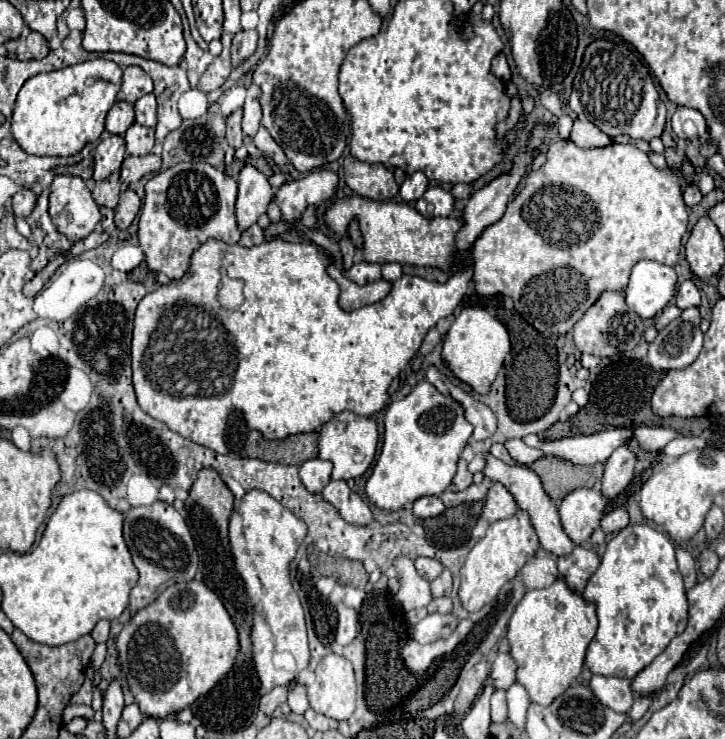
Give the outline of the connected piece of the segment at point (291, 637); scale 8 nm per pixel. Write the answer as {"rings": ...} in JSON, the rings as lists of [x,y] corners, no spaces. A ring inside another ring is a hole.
{"rings":[[[262,490],[244,494],[230,518],[230,546],[234,554],[234,566],[244,580],[246,592],[254,606],[254,666],[266,692],[276,686],[288,688],[296,676],[308,668],[310,662],[304,612],[288,576],[288,564],[304,536],[306,524]]]}

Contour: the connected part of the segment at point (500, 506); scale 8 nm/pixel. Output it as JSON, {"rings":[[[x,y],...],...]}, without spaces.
{"rings":[[[492,482],[482,508],[482,518],[488,522],[496,522],[512,516],[516,510],[518,510],[518,504],[514,502],[512,494],[500,482]]]}

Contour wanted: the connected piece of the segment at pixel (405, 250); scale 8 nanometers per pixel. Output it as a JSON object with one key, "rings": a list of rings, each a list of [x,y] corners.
{"rings":[[[344,196],[330,202],[324,212],[324,222],[330,232],[348,238],[348,228],[352,222],[358,222],[362,234],[362,256],[364,262],[370,264],[386,264],[386,262],[400,262],[400,264],[414,264],[414,266],[438,266],[438,268],[456,268],[454,258],[454,234],[460,228],[460,218],[436,218],[428,220],[418,214],[410,204],[396,204],[396,202],[376,202],[362,196]]]}

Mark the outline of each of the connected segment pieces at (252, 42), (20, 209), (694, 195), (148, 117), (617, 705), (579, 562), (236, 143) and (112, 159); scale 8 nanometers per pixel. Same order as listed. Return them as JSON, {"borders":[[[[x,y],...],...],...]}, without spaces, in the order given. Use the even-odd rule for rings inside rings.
{"borders":[[[[242,30],[232,38],[232,66],[244,62],[256,50],[256,40],[256,30]]],[[[22,188],[12,196],[12,208],[16,216],[28,216],[36,204],[38,196],[30,188]]],[[[688,186],[688,188],[684,190],[684,204],[686,204],[688,208],[700,204],[700,200],[702,200],[702,194],[700,194],[698,186]]],[[[154,94],[142,96],[134,104],[134,110],[136,110],[136,122],[138,124],[148,126],[148,128],[154,128],[156,126],[158,118],[156,118],[156,98],[154,98]]],[[[592,676],[590,688],[594,696],[608,708],[620,714],[628,714],[634,704],[634,692],[628,680],[624,678],[606,678],[606,676]]],[[[576,546],[570,556],[558,558],[558,568],[560,568],[560,578],[568,582],[568,586],[582,594],[586,588],[586,582],[590,580],[592,572],[600,566],[600,556],[596,550],[588,546]]],[[[242,108],[234,110],[228,118],[226,118],[226,140],[230,146],[240,148],[242,146],[242,130],[240,130],[240,122],[242,122]]],[[[122,136],[104,138],[94,154],[94,180],[104,180],[114,170],[120,170],[124,156],[126,156],[126,144]]]]}

